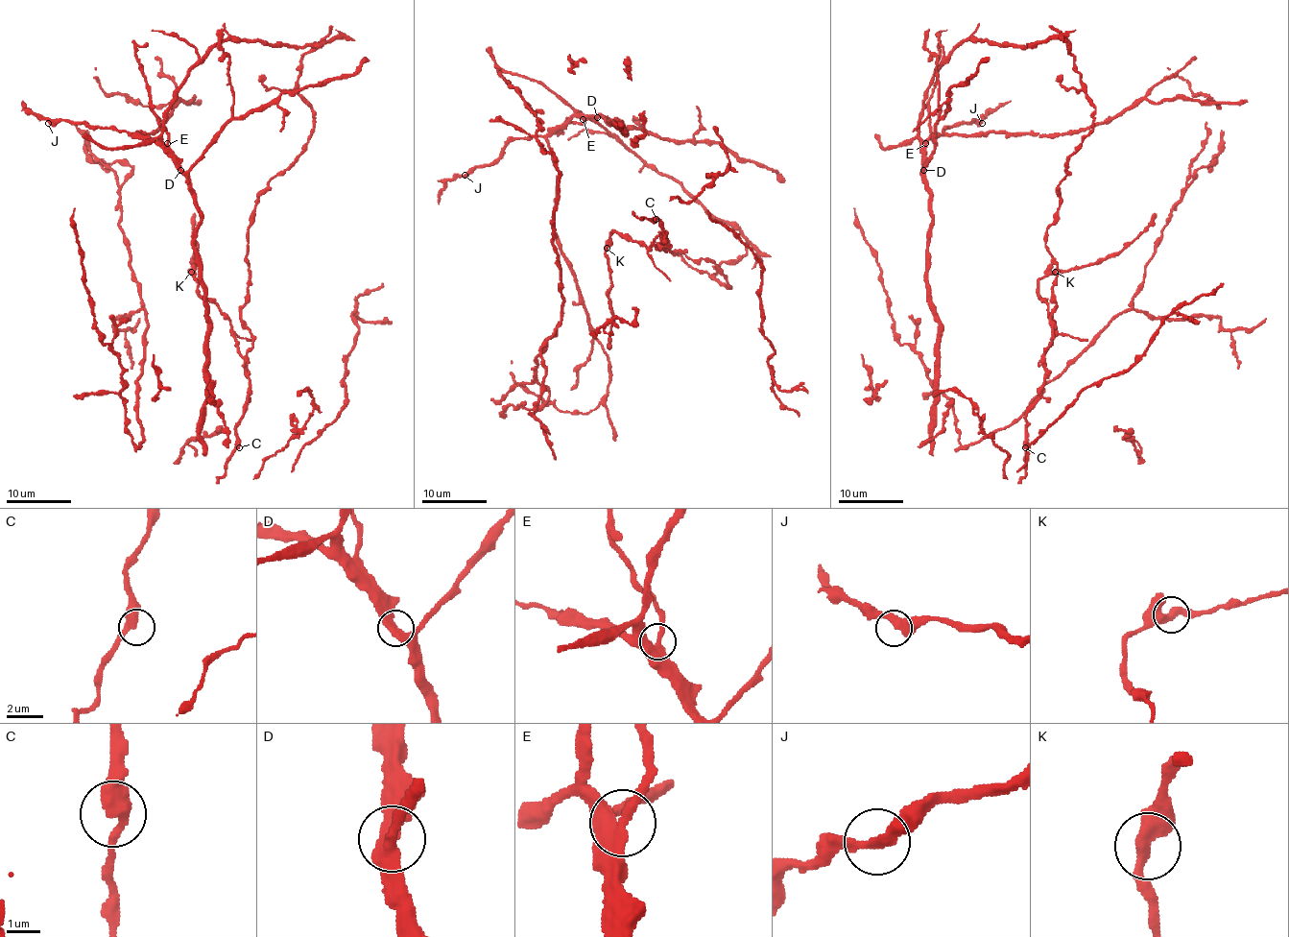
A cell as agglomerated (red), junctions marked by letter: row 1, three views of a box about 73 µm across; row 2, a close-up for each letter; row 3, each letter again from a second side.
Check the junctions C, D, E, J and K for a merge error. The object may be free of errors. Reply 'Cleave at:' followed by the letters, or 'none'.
Cleave at: E

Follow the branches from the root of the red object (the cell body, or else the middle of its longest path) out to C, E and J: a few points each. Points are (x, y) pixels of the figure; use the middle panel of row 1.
C: (564, 122), (605, 127), (752, 248), (718, 267), (727, 288), (713, 262), (663, 238), (660, 250), (656, 219)
E: (564, 122), (573, 117), (583, 118)
J: (564, 122), (554, 127), (543, 136), (513, 138), (497, 158), (489, 164), (474, 165), (465, 175)

